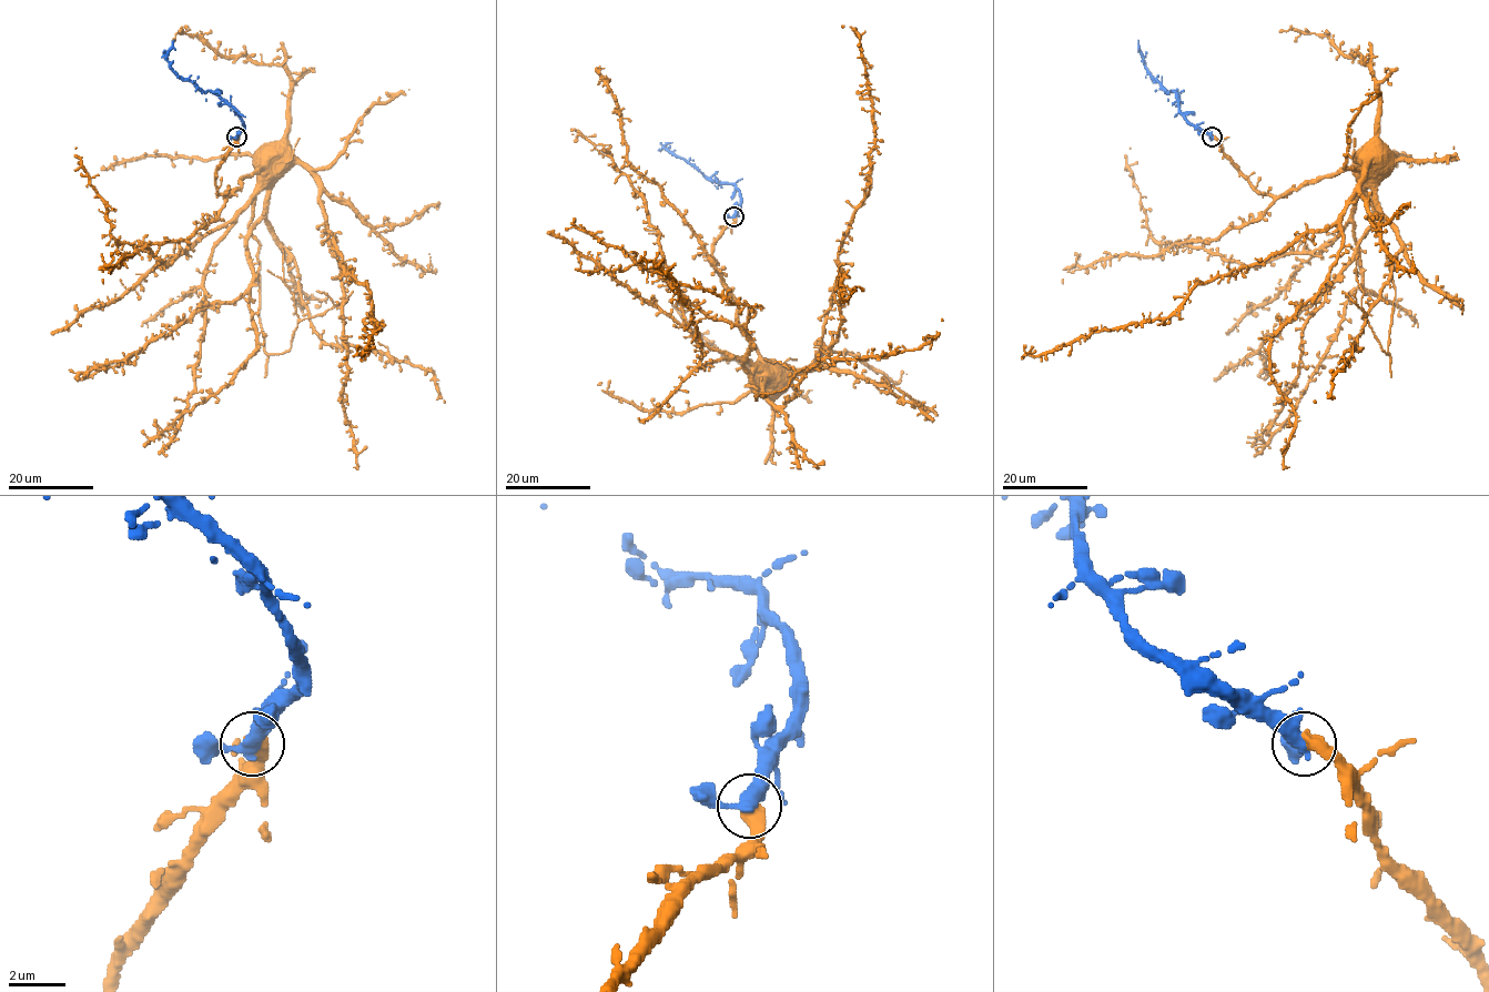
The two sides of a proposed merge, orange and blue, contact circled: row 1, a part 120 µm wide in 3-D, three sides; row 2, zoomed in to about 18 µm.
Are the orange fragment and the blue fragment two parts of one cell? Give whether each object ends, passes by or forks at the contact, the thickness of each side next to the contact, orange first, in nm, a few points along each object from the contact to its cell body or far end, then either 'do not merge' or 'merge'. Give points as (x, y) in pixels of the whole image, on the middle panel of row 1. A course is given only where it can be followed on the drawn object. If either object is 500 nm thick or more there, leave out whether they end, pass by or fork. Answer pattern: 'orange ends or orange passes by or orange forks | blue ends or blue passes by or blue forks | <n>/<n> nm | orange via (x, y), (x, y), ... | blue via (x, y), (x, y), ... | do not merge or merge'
500/380 nm | orange via (733, 218), (713, 261), (741, 332), (768, 362), (809, 370), (874, 144), (860, 36), (841, 26) | blue via (733, 218), (740, 200), (736, 186), (706, 178), (664, 147), (671, 142) | merge

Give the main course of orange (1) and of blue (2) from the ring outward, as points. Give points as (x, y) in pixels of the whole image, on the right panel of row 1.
1: (1213, 137), (1272, 196), (1357, 163), (1365, 176), (1333, 224), (1198, 283), (1167, 317), (1021, 358)
2: (1213, 137), (1195, 129), (1179, 111), (1176, 94), (1153, 78), (1138, 40)

